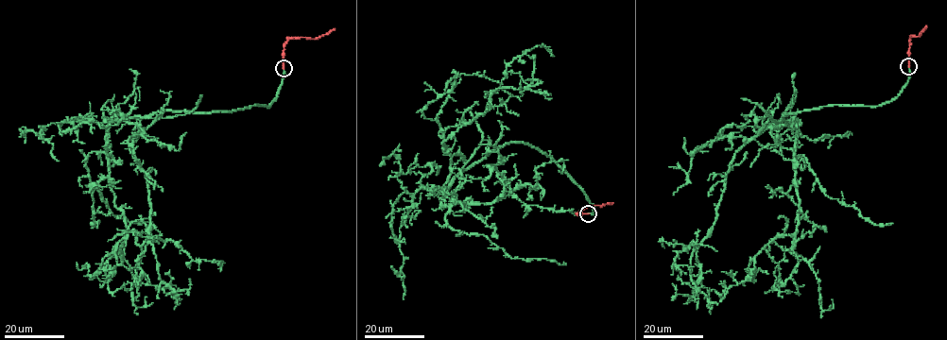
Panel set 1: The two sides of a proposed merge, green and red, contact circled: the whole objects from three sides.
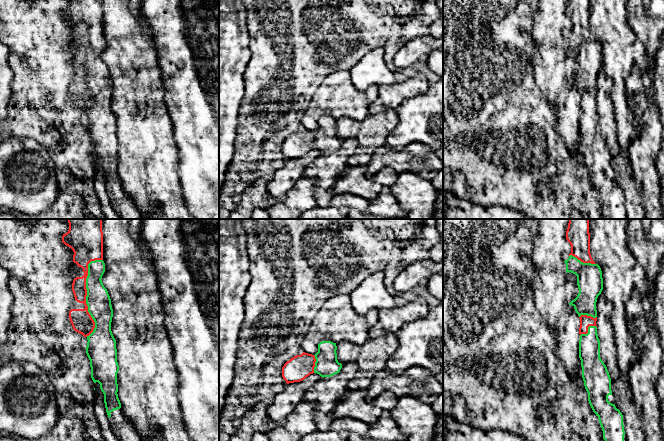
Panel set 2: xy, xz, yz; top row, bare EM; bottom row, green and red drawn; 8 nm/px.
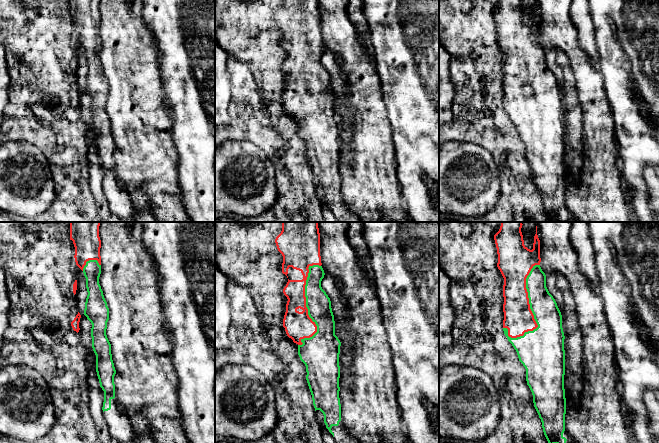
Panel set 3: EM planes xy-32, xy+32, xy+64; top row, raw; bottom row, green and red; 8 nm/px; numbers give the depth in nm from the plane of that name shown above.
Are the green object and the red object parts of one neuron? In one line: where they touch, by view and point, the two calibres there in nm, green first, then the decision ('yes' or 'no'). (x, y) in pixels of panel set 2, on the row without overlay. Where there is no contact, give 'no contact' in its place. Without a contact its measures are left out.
xy (87, 70) | 190/170 nm | yes

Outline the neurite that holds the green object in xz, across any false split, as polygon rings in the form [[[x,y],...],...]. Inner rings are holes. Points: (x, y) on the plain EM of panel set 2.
[[[322,117],[318,120],[318,128],[315,131],[303,128],[294,132],[282,143],[283,155],[289,160],[300,158],[313,149],[323,154],[339,149],[342,140],[337,136],[336,126],[336,119]]]

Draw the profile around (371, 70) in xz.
[[[383,48],[369,52],[349,72],[354,86],[359,90],[365,90],[371,85],[380,87],[395,83],[395,73],[386,65]]]

